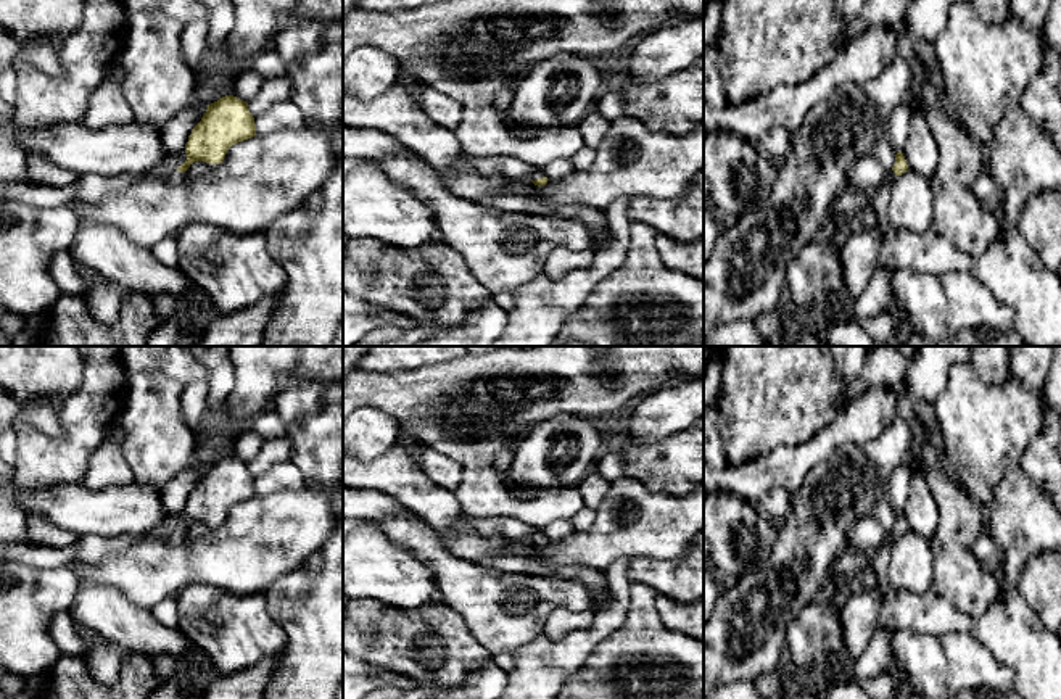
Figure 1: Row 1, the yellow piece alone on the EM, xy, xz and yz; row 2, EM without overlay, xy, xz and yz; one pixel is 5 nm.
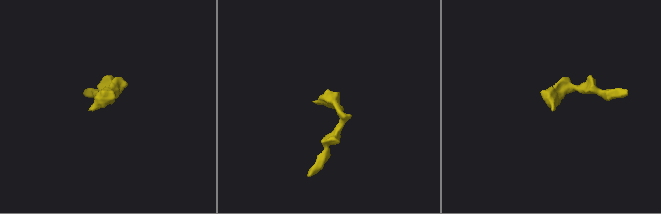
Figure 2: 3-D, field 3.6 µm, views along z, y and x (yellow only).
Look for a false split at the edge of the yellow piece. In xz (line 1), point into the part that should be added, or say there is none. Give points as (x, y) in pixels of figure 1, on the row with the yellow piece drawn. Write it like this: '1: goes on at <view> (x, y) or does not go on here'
1: goes on at xz (538, 173)

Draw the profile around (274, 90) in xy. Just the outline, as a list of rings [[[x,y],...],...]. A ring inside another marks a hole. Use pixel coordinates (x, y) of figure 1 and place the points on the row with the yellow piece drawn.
[[[288,76],[269,77],[264,81],[259,92],[248,101],[248,110],[253,118],[258,118],[275,103],[291,100],[291,81]]]

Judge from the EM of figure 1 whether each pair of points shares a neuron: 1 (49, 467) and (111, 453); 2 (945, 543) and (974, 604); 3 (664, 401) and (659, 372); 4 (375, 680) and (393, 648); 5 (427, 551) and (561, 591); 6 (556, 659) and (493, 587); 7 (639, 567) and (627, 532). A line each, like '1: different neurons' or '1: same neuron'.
1: different neurons
2: same neuron
3: different neurons
4: different neurons
5: same neuron
6: different neurons
7: different neurons

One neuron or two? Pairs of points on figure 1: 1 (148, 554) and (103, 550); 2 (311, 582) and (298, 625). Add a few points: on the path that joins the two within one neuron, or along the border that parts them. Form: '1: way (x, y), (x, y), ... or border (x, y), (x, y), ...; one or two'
1: border (155, 538), (139, 538), (99, 562), (82, 561); two
2: way (311, 593), (309, 614); one

